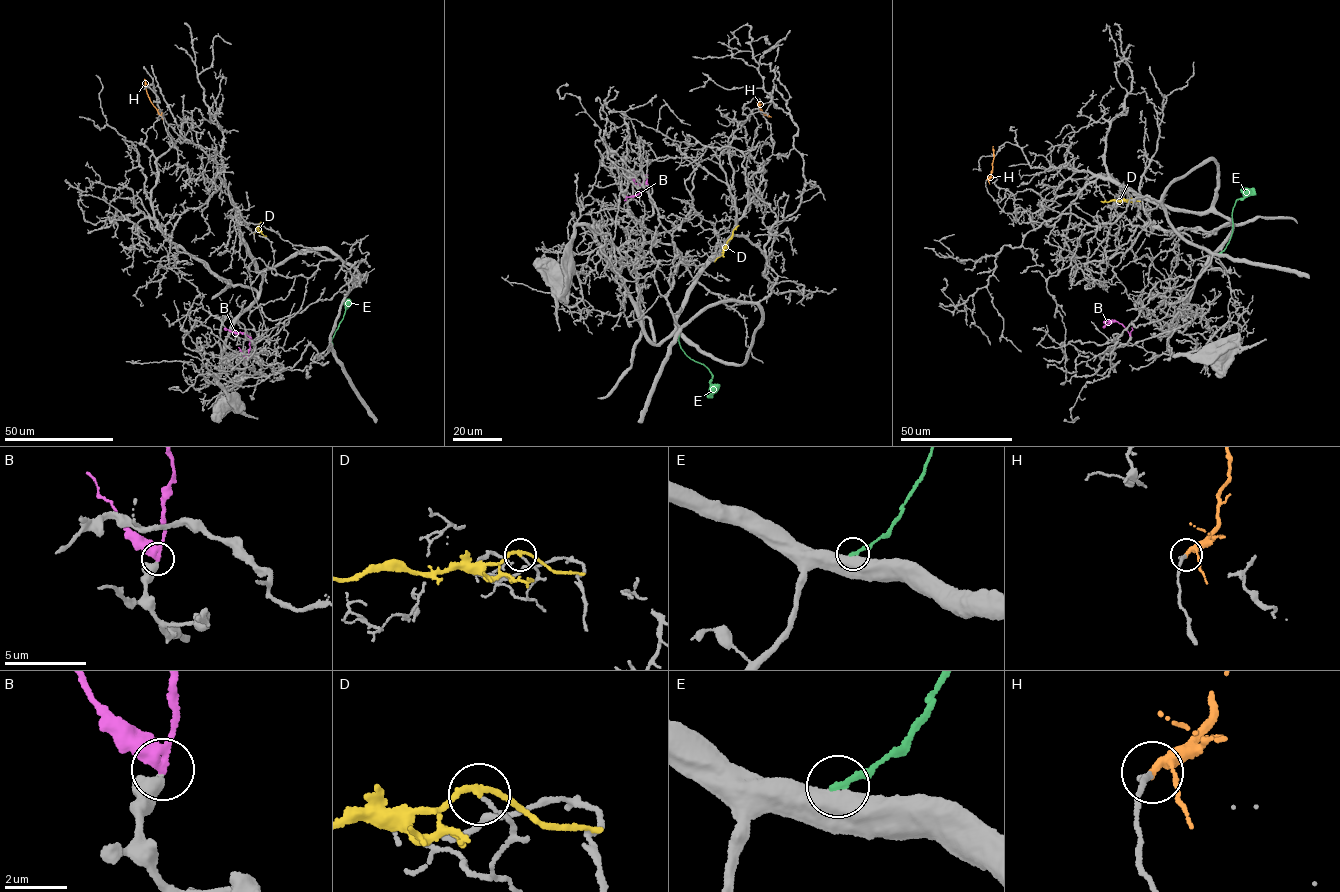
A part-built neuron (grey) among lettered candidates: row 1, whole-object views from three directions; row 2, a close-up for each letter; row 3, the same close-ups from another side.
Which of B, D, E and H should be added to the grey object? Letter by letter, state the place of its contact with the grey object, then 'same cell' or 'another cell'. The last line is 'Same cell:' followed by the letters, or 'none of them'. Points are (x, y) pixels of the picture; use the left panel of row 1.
B: contact (248, 359); same cell
D: contact (257, 229); another cell
E: contact (332, 346); another cell
H: contact (160, 116); another cell
Same cell: B

